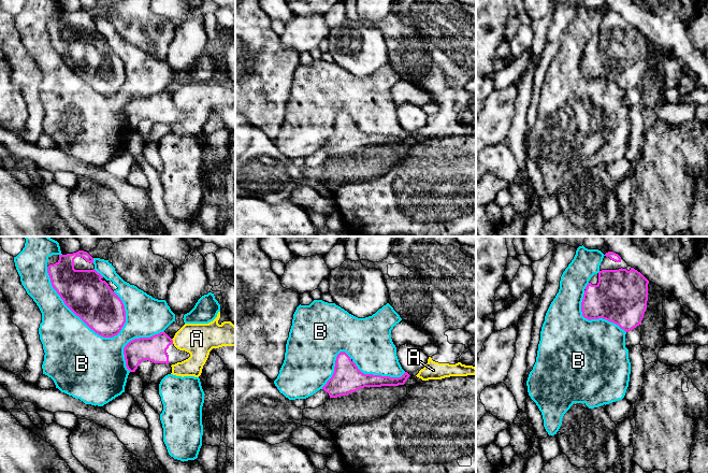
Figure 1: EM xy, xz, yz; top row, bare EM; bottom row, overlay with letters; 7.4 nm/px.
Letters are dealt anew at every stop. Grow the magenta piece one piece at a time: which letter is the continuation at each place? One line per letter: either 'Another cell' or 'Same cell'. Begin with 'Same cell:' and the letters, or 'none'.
Same cell: none
A: Another cell
B: Another cell

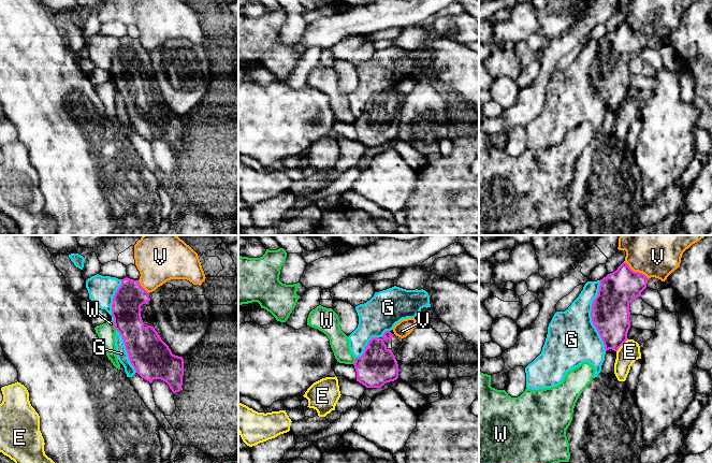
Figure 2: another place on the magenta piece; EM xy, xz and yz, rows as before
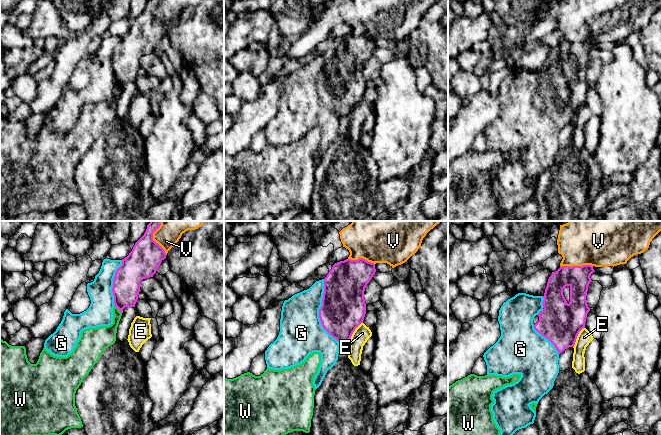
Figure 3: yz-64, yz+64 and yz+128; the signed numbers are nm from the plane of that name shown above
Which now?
Same cell: none
E: Another cell
G: Another cell
V: Another cell
W: Another cell

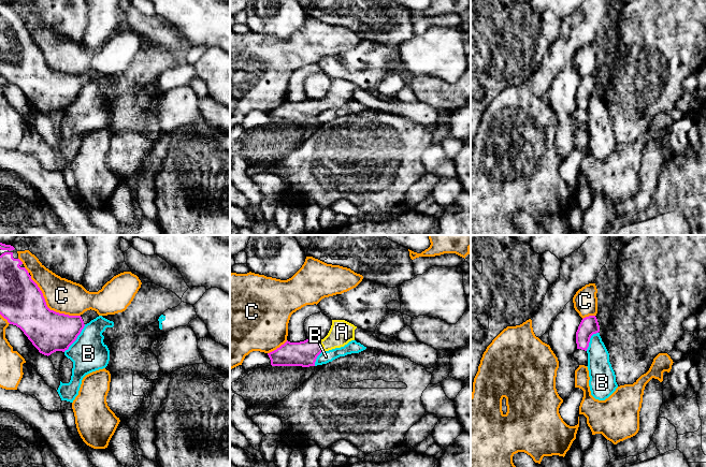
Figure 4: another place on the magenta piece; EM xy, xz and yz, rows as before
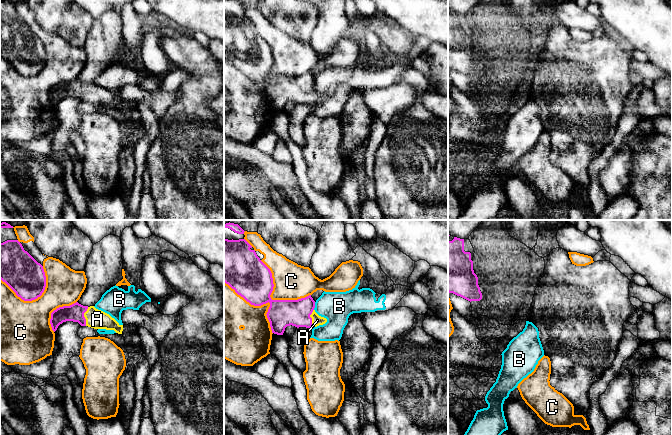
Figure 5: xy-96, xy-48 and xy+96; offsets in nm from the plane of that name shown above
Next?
Same cell: A
A: Same cell
B: Another cell
C: Another cell

